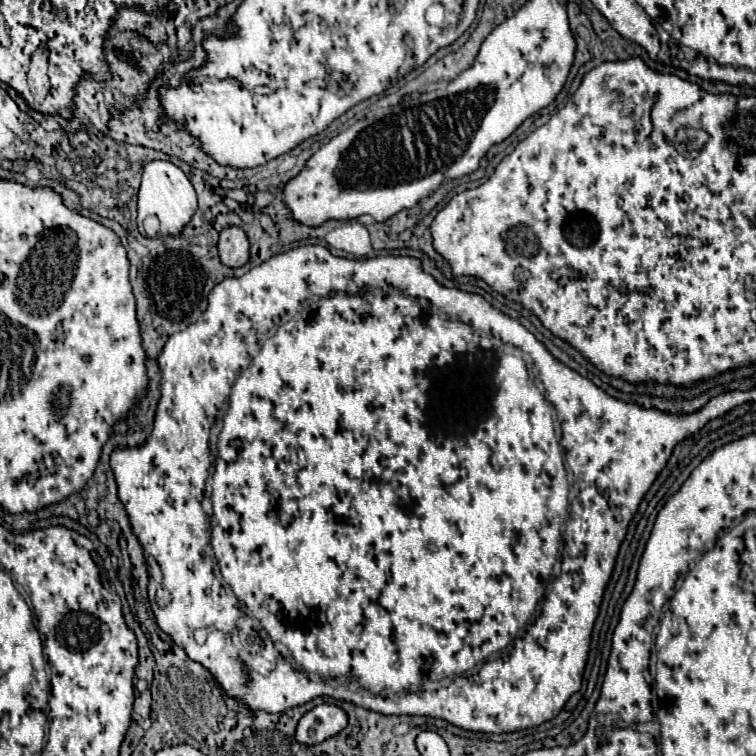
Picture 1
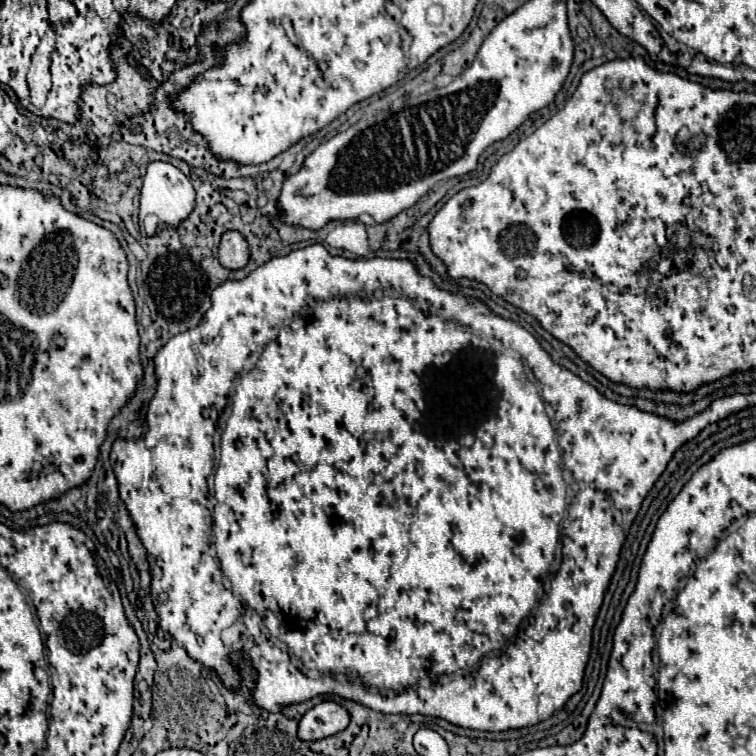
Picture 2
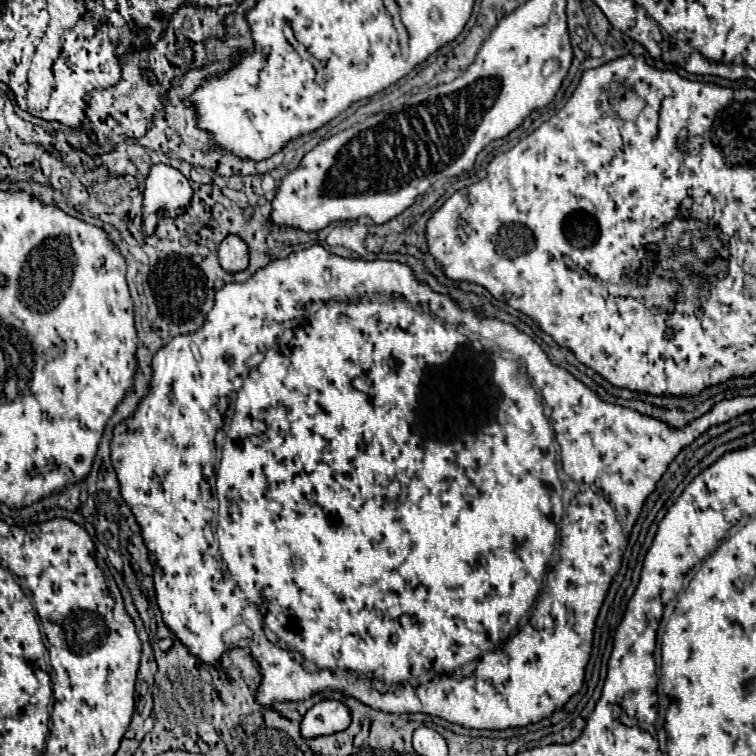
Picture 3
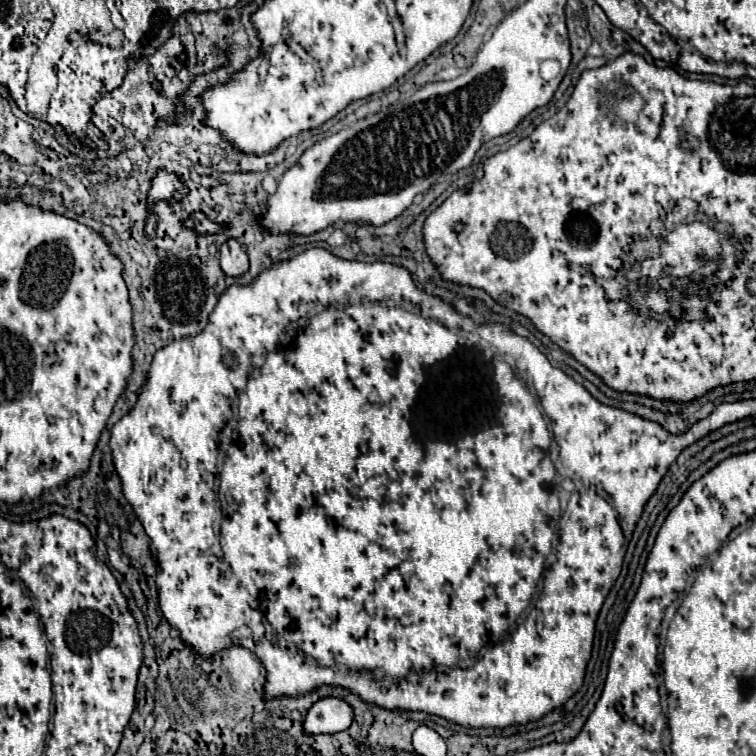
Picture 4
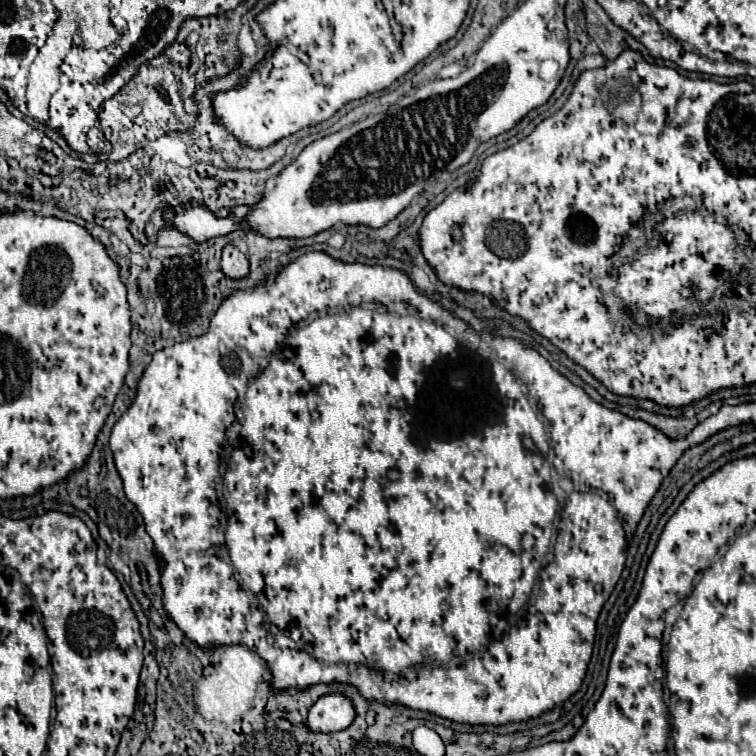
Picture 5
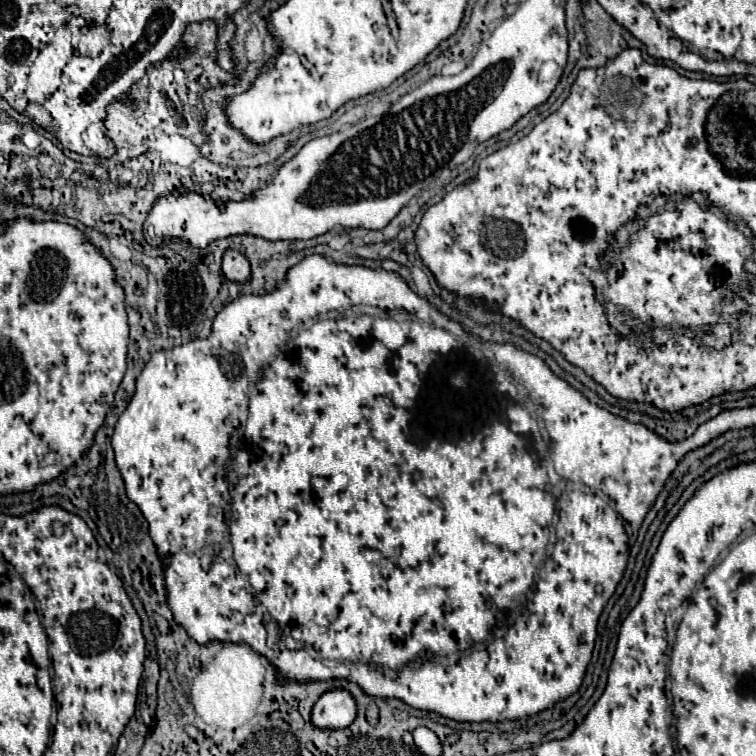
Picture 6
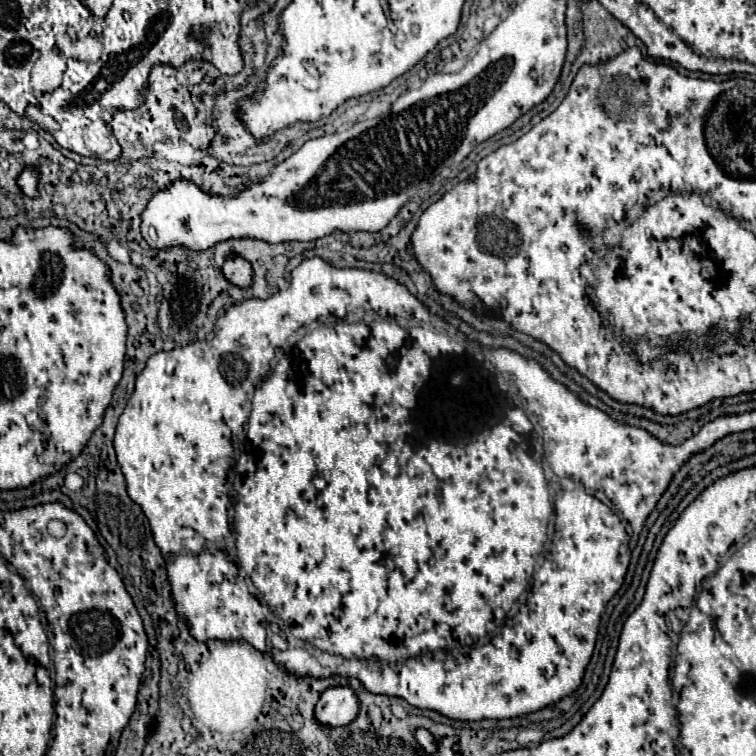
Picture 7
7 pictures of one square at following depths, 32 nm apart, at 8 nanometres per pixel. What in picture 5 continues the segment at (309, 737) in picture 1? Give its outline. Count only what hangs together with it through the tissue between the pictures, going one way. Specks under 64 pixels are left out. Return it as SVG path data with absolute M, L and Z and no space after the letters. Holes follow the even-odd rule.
M324 694L320 700L310 708L308 714L308 728L314 732L338 732L352 724L356 718L354 704L344 694Z

